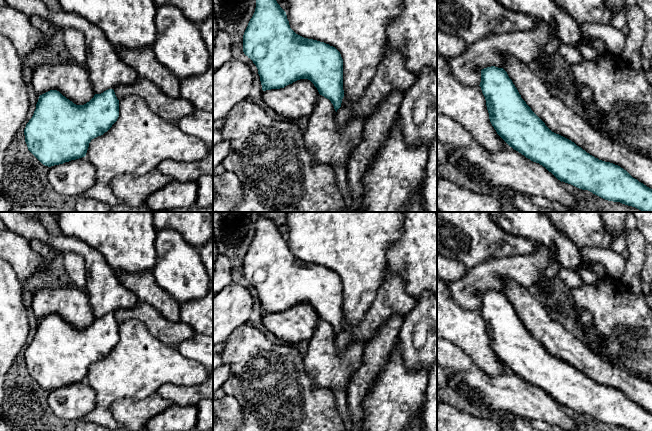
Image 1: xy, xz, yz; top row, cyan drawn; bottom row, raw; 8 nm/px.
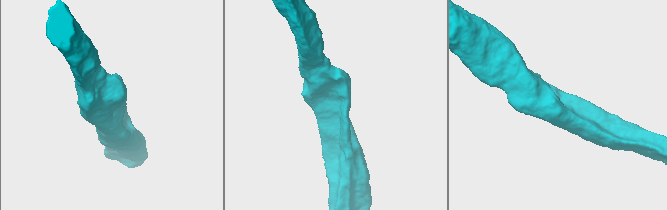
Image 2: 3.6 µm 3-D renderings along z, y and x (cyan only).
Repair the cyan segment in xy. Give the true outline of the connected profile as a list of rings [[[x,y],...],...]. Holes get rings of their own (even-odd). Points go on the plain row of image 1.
[[[108,313],[84,329],[76,329],[57,314],[50,314],[39,320],[32,342],[24,353],[28,374],[45,390],[63,388],[86,380],[92,363],[107,356],[119,341],[119,324],[113,313]]]

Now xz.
[[[260,216],[255,236],[243,259],[243,276],[258,293],[262,314],[280,313],[300,303],[310,304],[320,319],[329,323],[335,335],[341,331],[343,283],[333,270],[296,258],[289,249],[286,236],[270,219]]]

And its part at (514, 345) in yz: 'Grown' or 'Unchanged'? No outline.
Unchanged

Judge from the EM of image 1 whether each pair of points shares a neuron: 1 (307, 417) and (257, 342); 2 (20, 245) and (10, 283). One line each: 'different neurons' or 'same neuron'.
1: same neuron
2: different neurons

